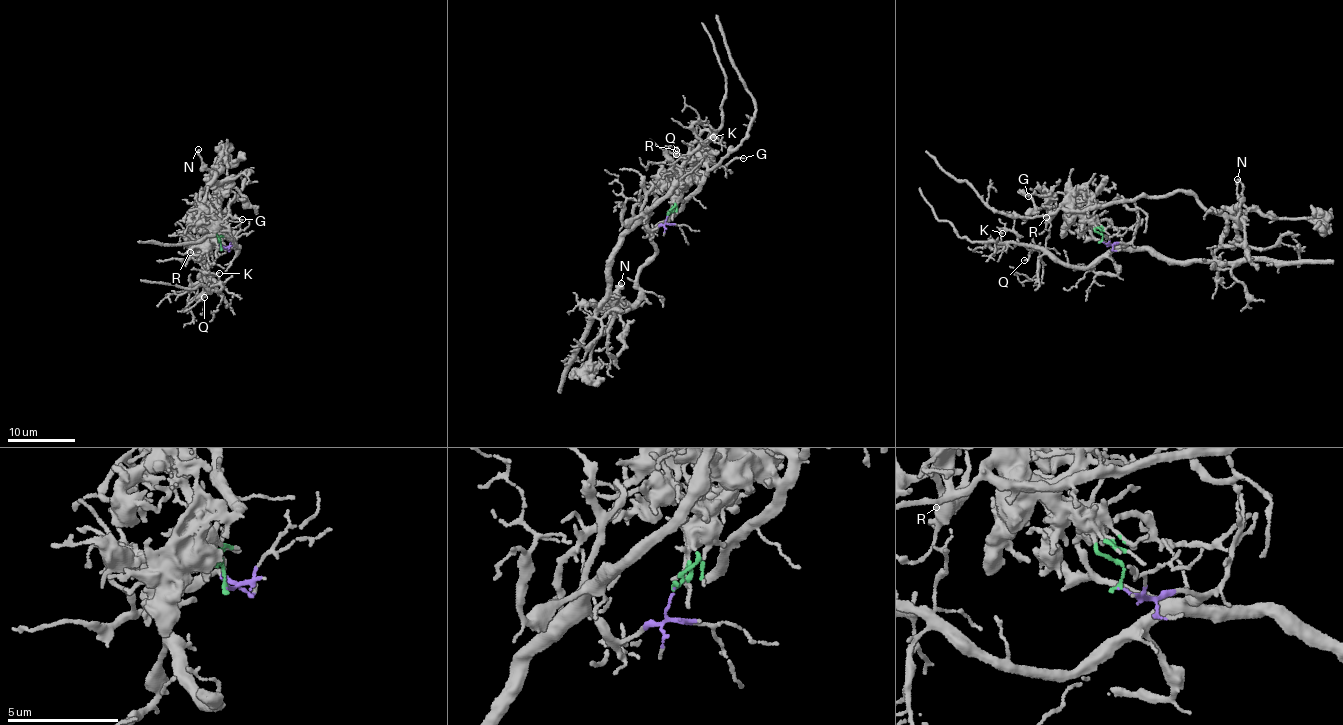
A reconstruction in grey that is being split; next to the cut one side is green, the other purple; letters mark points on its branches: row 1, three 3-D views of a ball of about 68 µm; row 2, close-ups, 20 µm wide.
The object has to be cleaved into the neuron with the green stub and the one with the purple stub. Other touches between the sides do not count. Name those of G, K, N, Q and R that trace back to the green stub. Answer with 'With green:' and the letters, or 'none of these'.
With green: G, N, R

